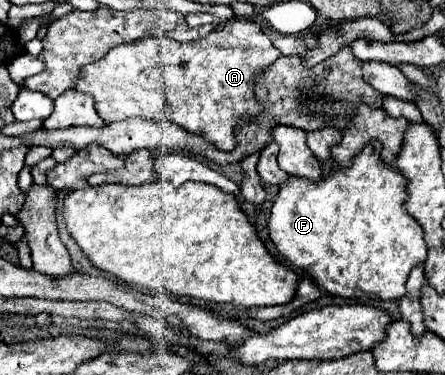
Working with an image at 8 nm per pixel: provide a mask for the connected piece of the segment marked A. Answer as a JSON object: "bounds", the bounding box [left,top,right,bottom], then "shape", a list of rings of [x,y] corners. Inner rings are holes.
{"bounds":[75,18,281,150],"shape":[[[231,18],[215,26],[205,38],[187,44],[157,36],[115,46],[99,62],[83,66],[75,88],[95,98],[95,110],[105,124],[133,116],[171,120],[205,136],[219,150],[233,150],[237,116],[257,116],[263,110],[255,98],[255,78],[279,56],[281,52],[257,22]]]}

